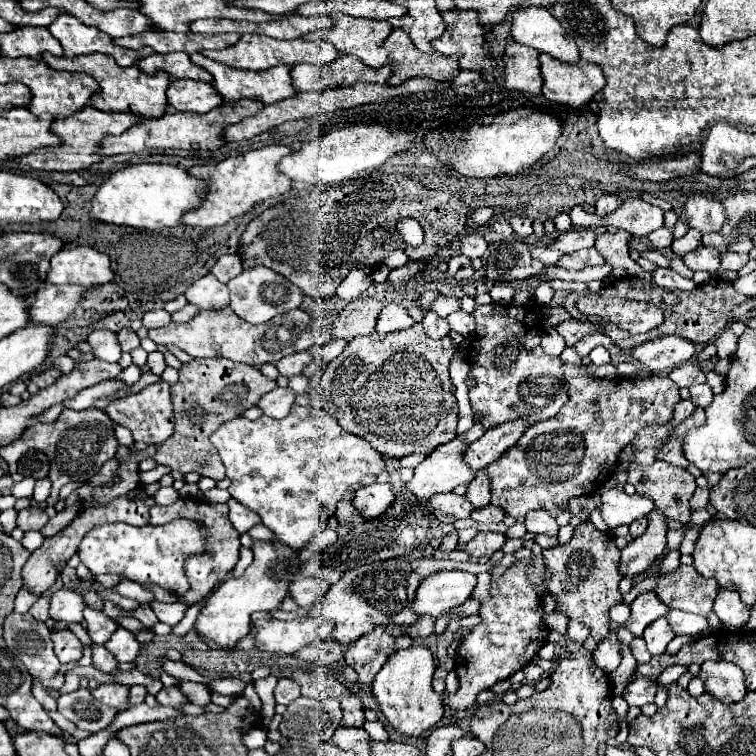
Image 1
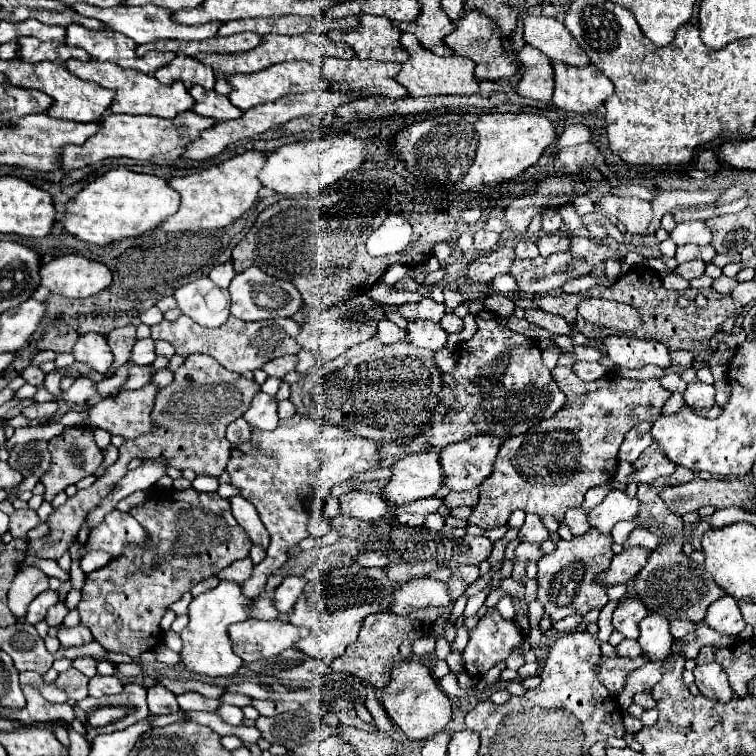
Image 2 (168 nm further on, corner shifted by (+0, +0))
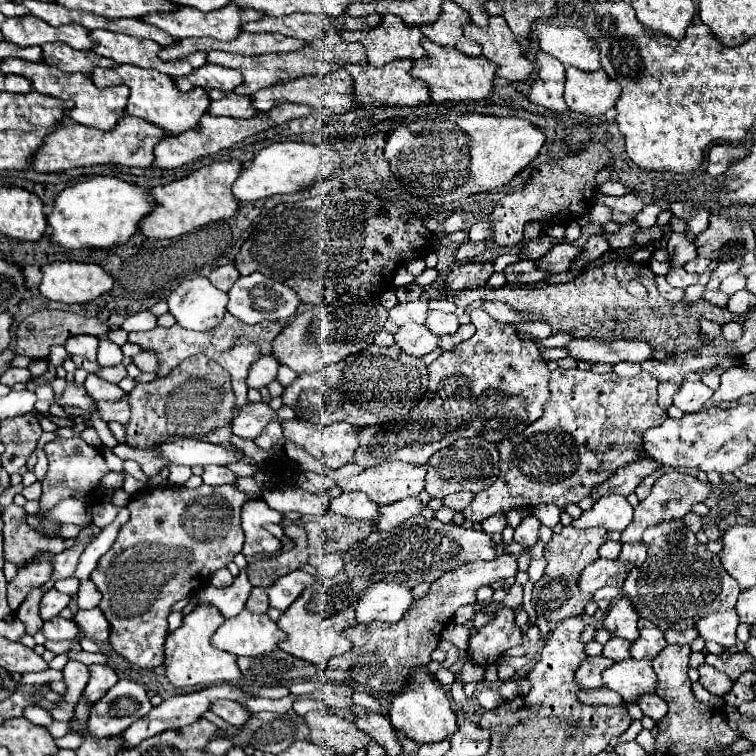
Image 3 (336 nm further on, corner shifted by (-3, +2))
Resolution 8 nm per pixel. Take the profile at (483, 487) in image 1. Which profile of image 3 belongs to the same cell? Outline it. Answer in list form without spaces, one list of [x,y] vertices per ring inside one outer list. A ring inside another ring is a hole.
[[[455,492],[455,494],[447,496],[447,498],[443,498],[443,504],[461,512],[471,504],[473,498],[475,498],[475,494],[471,494],[471,492]]]

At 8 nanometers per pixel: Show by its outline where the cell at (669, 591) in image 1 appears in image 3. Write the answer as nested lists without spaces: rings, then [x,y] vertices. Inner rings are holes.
[[[683,520],[661,522],[649,526],[643,542],[647,544],[647,560],[633,568],[623,584],[623,594],[631,600],[641,618],[651,620],[661,630],[693,628],[699,618],[725,608],[735,608],[741,592],[739,584],[723,570],[717,554],[699,546],[695,534]]]

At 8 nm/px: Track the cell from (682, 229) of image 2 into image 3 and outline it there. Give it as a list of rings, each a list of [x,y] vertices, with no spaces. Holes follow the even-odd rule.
[[[673,232],[669,242],[667,242],[667,248],[671,250],[673,254],[673,260],[671,260],[671,266],[675,264],[685,264],[689,260],[693,260],[697,256],[697,246],[695,246],[695,238],[687,236],[687,234],[677,234]]]

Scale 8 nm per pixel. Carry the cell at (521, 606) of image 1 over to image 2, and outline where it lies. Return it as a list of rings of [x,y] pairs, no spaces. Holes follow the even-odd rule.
[[[488,608],[470,630],[470,642],[462,652],[464,668],[470,676],[486,674],[492,666],[506,660],[522,638],[524,634],[516,622],[504,620],[496,608]]]

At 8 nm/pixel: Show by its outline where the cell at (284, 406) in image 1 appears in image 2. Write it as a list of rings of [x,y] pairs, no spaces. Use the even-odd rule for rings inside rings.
[[[258,392],[250,404],[250,408],[244,412],[244,420],[252,428],[260,430],[274,430],[278,424],[278,412],[276,412],[276,398],[264,392]]]

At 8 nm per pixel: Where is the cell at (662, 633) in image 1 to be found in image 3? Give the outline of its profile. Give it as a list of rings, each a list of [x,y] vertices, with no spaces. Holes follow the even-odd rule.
[[[641,618],[639,632],[641,636],[631,644],[631,656],[635,660],[653,660],[667,646],[663,638],[663,630],[659,630],[653,622]]]

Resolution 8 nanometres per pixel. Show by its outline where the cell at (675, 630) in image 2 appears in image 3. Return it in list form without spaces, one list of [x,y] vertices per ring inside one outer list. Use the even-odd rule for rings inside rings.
[[[687,628],[687,630],[667,630],[665,632],[665,640],[669,644],[691,644],[697,638],[697,630],[695,628]]]

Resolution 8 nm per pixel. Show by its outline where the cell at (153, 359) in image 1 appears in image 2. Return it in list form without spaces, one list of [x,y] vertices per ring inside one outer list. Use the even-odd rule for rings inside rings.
[[[132,366],[128,372],[128,380],[122,384],[122,390],[136,390],[140,386],[146,386],[152,378],[150,366]]]

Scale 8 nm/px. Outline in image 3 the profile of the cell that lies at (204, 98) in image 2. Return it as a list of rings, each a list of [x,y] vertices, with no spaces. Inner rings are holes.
[[[213,89],[208,91],[208,95],[210,97],[210,106],[209,114],[211,116],[231,116],[231,118],[251,118],[257,110],[251,106],[251,102],[249,102],[249,98],[247,96],[239,96],[239,94],[233,94],[233,92],[227,92],[223,94],[223,92],[219,90],[214,90],[216,93],[216,98],[213,98]]]

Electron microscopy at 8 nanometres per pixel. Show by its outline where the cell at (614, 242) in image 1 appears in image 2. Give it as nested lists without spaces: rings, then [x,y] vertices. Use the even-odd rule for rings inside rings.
[[[576,236],[572,238],[572,248],[568,250],[572,256],[578,256],[582,258],[584,262],[592,264],[592,266],[598,266],[602,262],[606,262],[608,258],[620,258],[616,252],[612,252],[610,246],[606,244],[596,244],[592,242],[590,238],[582,238],[582,236]]]

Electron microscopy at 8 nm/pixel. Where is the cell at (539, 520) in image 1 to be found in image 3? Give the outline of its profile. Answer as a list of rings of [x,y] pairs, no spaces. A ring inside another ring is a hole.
[[[529,515],[515,530],[515,542],[523,544],[523,546],[533,546],[539,540],[539,526],[541,522],[535,516]]]

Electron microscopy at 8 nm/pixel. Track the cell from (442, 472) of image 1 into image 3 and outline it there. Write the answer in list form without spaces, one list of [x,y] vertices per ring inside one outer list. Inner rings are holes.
[[[383,462],[379,466],[371,466],[359,476],[349,480],[341,480],[339,486],[345,492],[361,490],[379,506],[393,504],[407,496],[417,496],[425,490],[425,474],[427,464],[409,464],[409,462]]]

